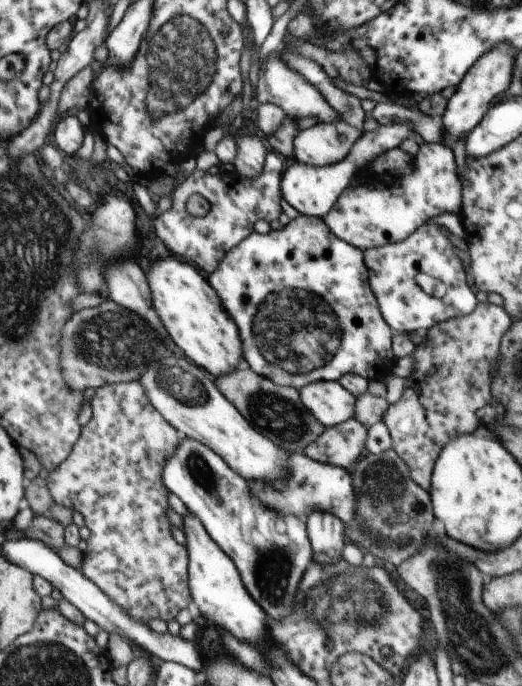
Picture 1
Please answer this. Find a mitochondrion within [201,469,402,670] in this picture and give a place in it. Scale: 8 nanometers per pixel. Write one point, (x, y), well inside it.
(271, 575)

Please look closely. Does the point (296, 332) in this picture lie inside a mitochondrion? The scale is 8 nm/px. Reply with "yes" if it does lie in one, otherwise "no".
yes

